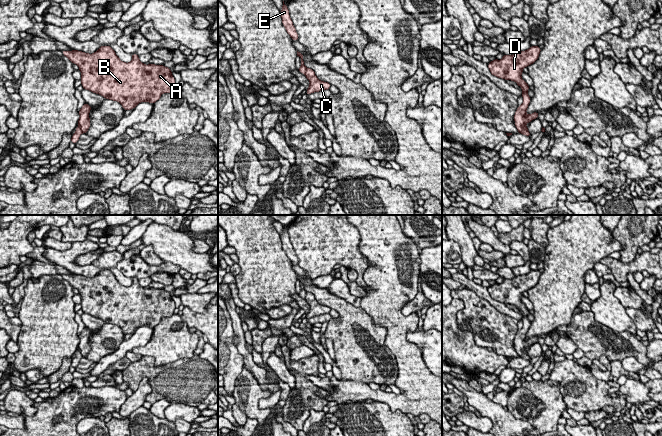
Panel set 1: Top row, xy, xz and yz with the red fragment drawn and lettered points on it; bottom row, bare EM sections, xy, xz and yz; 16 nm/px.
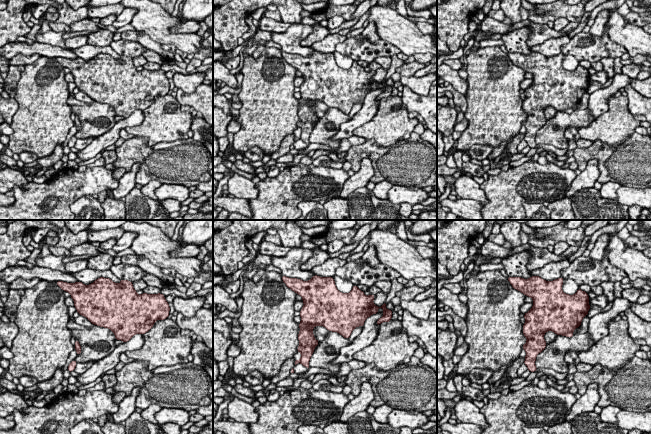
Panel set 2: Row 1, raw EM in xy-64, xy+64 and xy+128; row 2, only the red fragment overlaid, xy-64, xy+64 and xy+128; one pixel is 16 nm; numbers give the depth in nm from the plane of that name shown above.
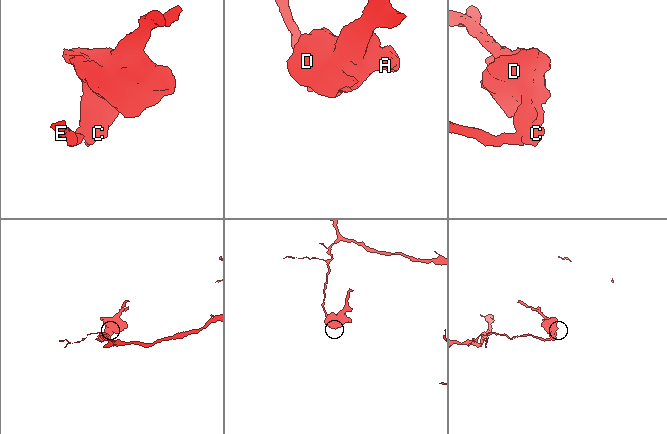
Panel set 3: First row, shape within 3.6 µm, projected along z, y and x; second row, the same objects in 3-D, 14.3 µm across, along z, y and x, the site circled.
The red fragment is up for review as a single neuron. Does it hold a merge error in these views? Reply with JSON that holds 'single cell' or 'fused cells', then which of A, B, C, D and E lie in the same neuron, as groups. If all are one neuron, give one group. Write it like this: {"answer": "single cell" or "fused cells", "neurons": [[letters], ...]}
{"answer": "fused cells", "neurons": [["A", "B", "C", "D"], ["E"]]}

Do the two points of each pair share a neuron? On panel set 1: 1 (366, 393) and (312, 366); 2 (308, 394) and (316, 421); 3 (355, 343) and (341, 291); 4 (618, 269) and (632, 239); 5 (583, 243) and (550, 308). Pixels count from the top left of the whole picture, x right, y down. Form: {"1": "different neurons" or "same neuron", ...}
{"1": "different neurons", "2": "different neurons", "3": "different neurons", "4": "different neurons", "5": "same neuron"}

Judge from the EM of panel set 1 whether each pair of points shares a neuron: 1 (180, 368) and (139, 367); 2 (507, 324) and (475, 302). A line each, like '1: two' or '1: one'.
1: one
2: one

